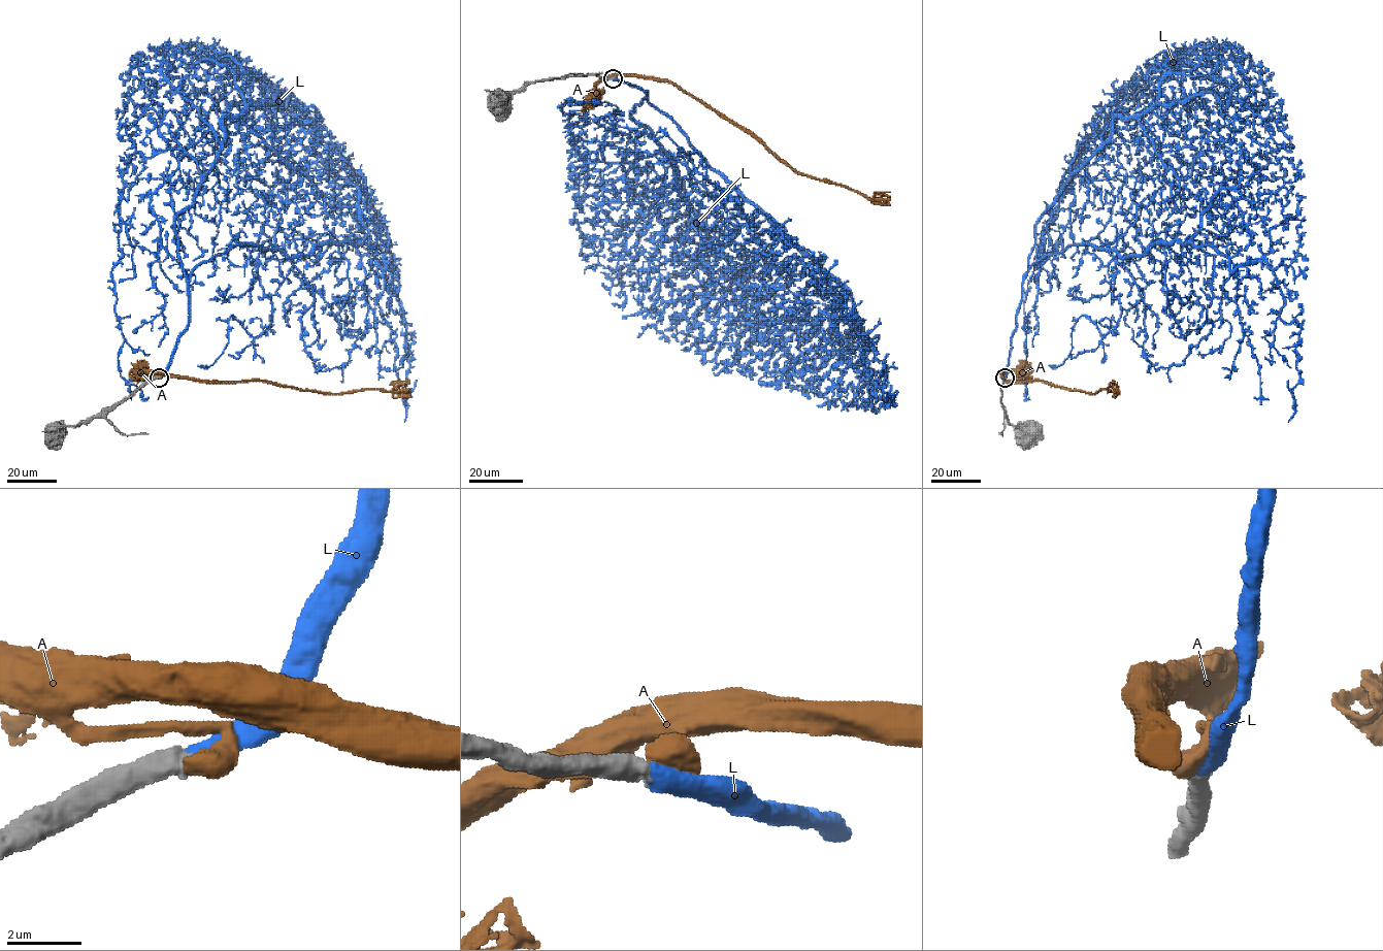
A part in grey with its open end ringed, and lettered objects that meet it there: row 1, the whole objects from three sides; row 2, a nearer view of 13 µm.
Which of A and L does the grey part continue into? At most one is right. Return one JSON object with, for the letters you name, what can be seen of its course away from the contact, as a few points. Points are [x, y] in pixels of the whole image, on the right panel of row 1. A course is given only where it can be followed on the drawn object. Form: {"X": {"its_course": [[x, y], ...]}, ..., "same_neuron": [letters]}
{"L": {"its_course": [[1005, 376], [1021, 284], [1047, 255], [1214, 247], [1231, 270], [1264, 261], [1279, 317], [1299, 328], [1288, 421]]}, "same_neuron": ["L"]}

